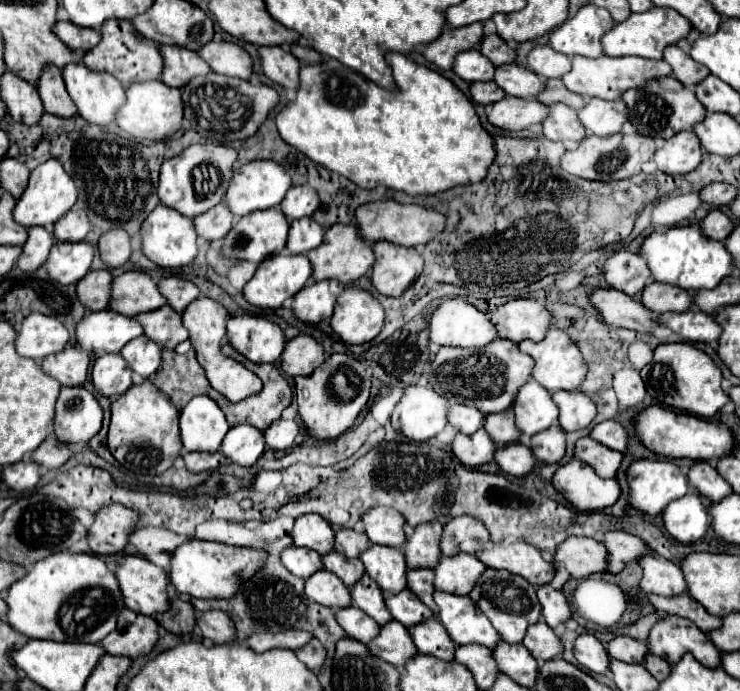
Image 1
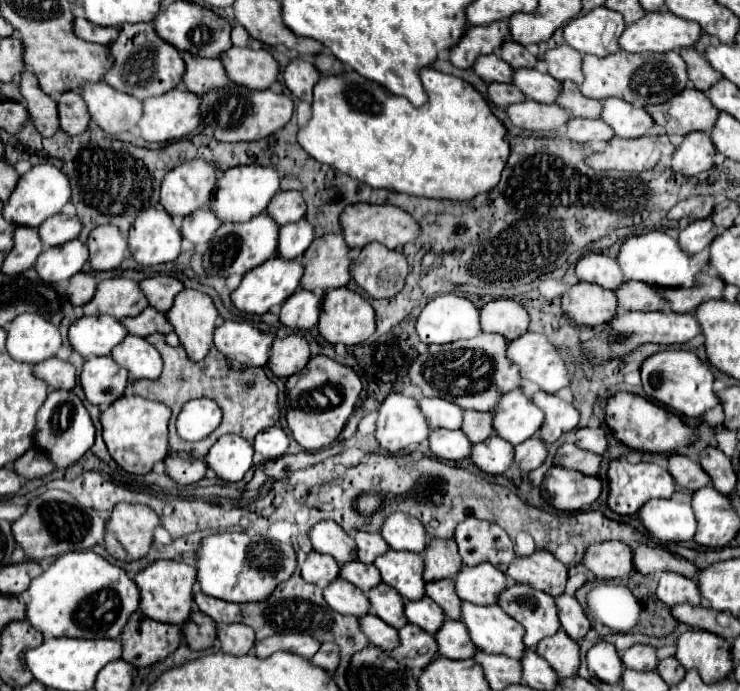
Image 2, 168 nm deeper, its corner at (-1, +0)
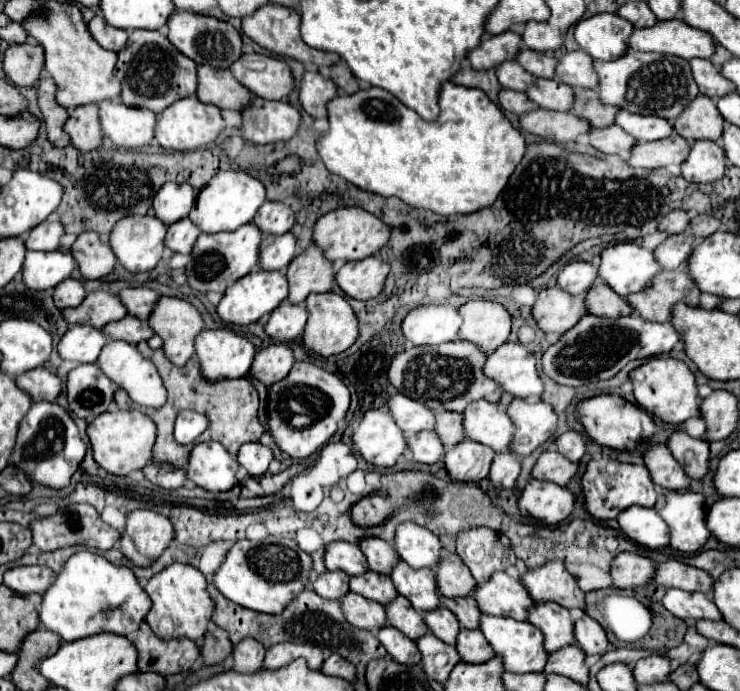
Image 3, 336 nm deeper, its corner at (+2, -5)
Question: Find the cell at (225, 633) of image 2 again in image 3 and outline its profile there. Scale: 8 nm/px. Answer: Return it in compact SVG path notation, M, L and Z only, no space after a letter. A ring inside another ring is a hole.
M243 639L241 643L235 645L233 659L235 659L235 665L233 665L235 671L255 673L255 671L259 671L263 667L265 647L255 639Z

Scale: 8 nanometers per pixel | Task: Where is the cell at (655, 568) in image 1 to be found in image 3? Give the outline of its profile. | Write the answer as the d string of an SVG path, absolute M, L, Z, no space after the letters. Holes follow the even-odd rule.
M667 589L663 597L663 605L679 619L683 621L699 621L699 619L709 619L709 621L721 621L723 615L713 603L711 597L705 593L687 593L681 589Z

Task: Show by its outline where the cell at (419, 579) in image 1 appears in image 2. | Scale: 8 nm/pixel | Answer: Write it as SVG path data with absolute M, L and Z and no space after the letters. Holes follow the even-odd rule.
M452 578L428 582L426 584L426 596L430 596L444 610L446 618L452 618L452 620L460 618L460 602L462 600L456 596Z

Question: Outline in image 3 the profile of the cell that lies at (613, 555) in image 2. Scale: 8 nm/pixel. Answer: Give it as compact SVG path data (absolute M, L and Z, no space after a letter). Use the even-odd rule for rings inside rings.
M619 553L611 563L613 585L619 589L645 587L653 581L655 563L649 557L641 557L635 553Z

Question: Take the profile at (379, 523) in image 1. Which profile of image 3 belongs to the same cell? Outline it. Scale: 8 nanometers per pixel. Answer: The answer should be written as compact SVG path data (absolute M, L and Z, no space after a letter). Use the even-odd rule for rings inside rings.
M403 523L397 527L395 549L413 569L435 567L441 559L441 541L435 533L417 523Z

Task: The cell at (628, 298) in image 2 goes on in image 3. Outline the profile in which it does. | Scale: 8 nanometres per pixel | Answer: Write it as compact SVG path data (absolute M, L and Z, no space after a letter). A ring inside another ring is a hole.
M595 283L593 287L589 287L589 291L585 293L585 309L587 313L597 317L621 317L633 313L629 303L623 297L615 295L615 291L611 287L605 287L603 283Z

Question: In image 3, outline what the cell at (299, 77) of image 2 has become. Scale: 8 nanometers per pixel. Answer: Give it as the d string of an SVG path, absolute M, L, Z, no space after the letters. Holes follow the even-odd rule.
M307 71L303 75L301 81L301 89L299 89L299 99L303 109L315 117L315 119L325 119L327 117L327 103L339 93L337 85L323 77L321 73L315 71Z

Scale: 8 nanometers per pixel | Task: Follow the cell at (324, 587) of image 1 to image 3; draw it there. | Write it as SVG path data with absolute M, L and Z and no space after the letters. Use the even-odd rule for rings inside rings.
M349 593L345 595L345 599L341 599L341 607L345 611L345 617L349 619L349 623L353 627L359 629L375 629L379 631L379 627L387 625L387 615L385 615L385 607L377 601L369 601L357 593Z

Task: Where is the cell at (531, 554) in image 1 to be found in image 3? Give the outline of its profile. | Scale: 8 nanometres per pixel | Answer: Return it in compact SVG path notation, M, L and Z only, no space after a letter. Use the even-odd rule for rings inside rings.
M551 561L537 569L529 569L521 581L525 581L525 587L537 603L553 601L565 609L585 607L585 593L579 589L563 561Z

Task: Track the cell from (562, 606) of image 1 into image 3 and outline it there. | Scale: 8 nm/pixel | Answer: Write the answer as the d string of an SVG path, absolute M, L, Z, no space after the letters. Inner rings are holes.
M591 617L575 621L575 641L587 655L605 655L609 645L605 629Z

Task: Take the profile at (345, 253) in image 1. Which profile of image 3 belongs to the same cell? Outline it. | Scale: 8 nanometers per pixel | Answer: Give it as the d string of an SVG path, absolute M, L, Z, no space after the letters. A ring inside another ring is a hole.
M315 245L301 251L289 263L285 275L289 281L289 303L303 303L309 293L327 293L335 279L331 261L327 261Z

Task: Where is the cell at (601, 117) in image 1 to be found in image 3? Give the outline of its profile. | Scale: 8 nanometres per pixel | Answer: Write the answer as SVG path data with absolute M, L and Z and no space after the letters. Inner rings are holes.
M625 109L617 113L615 123L623 127L637 141L657 141L673 135L673 125L669 119L661 119L657 115L633 115Z

